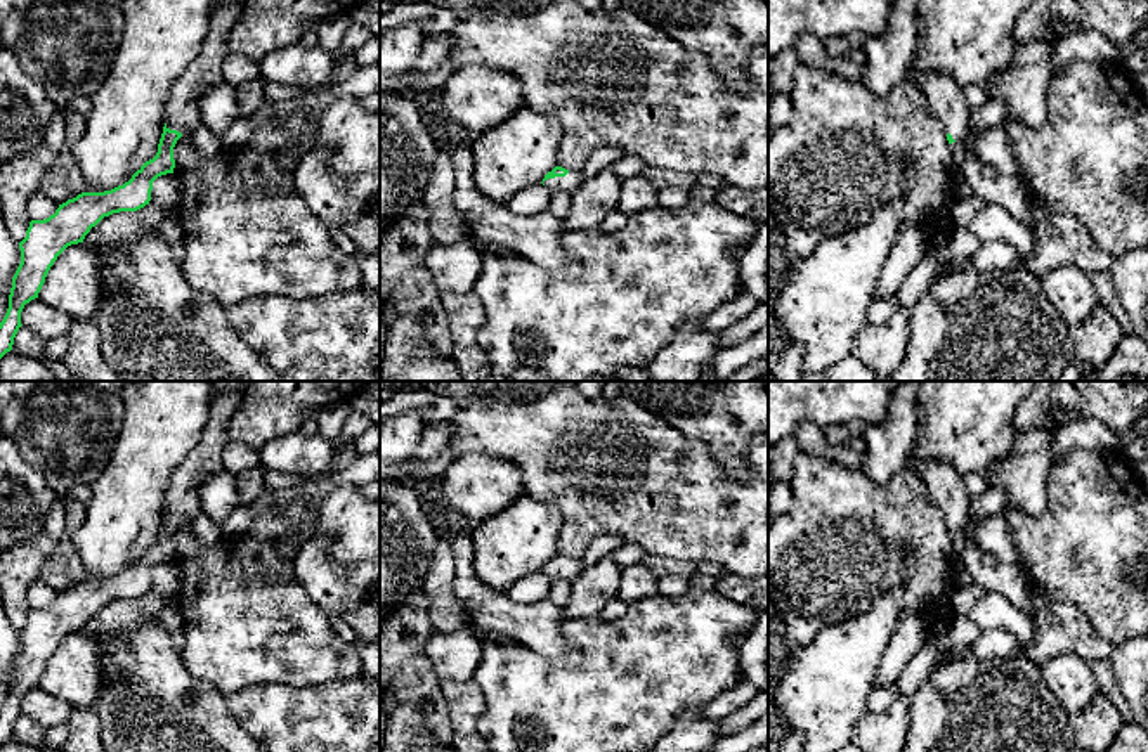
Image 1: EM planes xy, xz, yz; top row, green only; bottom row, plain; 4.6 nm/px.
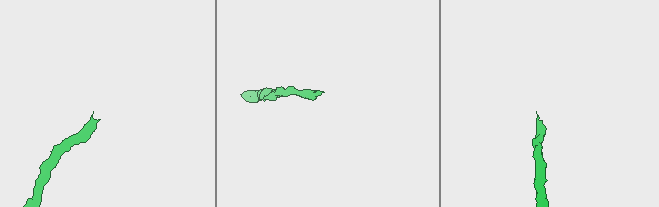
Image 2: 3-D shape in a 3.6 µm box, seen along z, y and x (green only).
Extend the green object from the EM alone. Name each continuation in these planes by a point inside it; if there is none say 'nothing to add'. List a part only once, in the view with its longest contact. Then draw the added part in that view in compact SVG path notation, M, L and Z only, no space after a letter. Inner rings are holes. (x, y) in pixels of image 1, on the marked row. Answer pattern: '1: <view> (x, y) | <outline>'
1: xz (573, 179) | M569 170L565 177L548 178L543 184L550 192L553 191L571 191L572 192L579 184L583 184L583 178L579 172Z

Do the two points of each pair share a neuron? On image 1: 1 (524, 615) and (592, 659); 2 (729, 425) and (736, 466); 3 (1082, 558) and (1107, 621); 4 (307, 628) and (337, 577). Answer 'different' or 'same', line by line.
1: different
2: same
3: same
4: different

